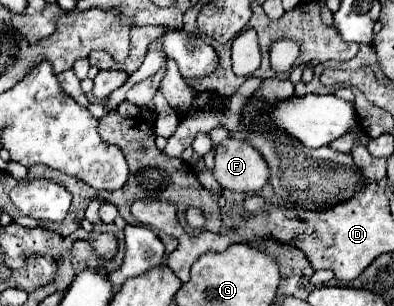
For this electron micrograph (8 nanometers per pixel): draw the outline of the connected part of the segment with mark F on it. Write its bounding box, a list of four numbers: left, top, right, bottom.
[213,139,269,191]

